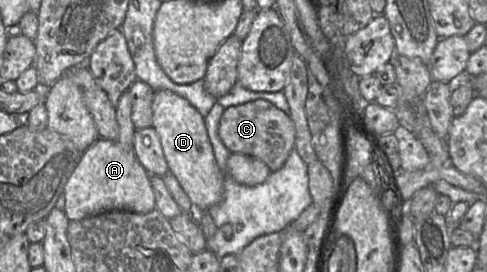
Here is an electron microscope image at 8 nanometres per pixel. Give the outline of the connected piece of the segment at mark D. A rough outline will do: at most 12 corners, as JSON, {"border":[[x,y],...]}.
{"border":[[154,90],[152,127],[169,171],[200,212],[224,174],[204,117]]}

